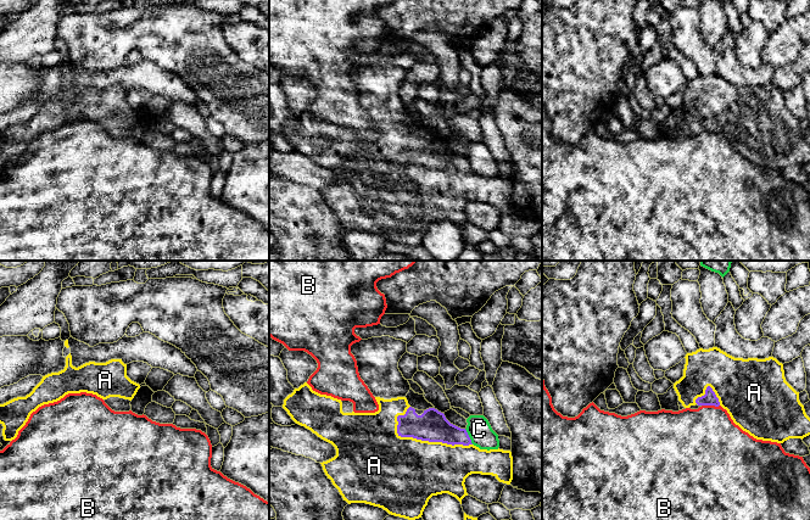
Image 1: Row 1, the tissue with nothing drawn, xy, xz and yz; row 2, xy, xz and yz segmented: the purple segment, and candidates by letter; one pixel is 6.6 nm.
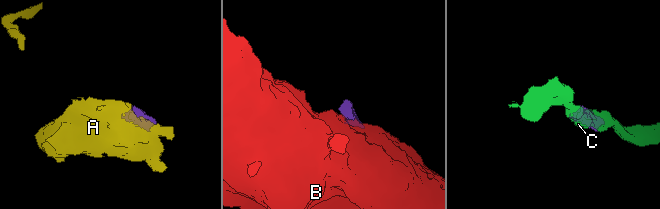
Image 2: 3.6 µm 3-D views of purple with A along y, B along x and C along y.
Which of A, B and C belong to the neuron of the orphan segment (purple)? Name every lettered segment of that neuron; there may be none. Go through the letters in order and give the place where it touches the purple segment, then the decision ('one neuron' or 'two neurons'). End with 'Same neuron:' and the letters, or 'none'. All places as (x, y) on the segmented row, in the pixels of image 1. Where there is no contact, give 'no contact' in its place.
A: xz (426, 440) | one neuron
B: yz (710, 404) | two neurons
C: xz (468, 436) | two neurons
Same neuron: A

